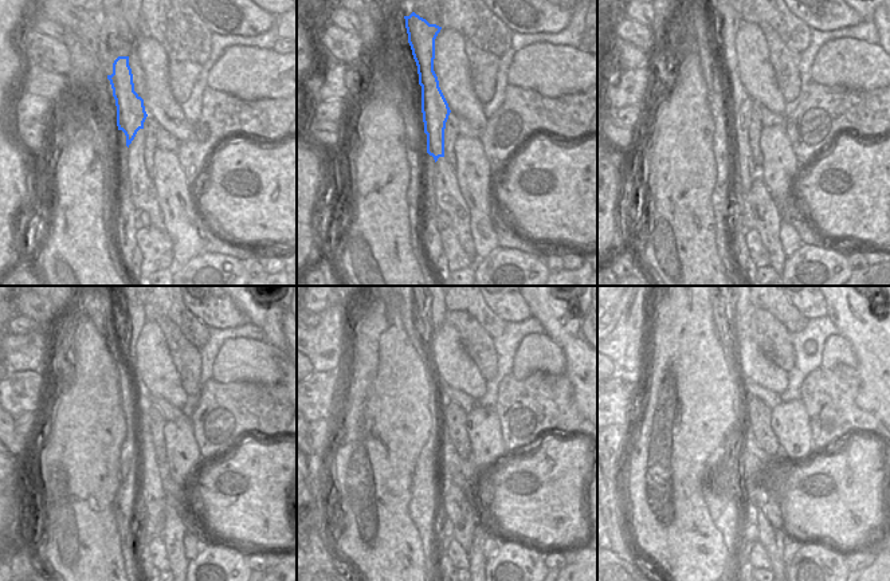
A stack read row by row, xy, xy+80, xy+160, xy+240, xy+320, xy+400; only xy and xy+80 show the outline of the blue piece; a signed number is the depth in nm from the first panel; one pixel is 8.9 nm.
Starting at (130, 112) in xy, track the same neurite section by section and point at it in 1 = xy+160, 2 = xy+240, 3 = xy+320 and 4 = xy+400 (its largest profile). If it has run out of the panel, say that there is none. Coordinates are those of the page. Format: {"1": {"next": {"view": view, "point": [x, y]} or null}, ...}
{"1": {"next": {"view": "xy+160", "point": [726, 20]}}, "2": {"next": {"view": "xy+240", "point": [152, 495]}}, "3": {"next": {"view": "xy+320", "point": [454, 507]}}, "4": {"next": {"view": "xy+400", "point": [773, 540]}}}

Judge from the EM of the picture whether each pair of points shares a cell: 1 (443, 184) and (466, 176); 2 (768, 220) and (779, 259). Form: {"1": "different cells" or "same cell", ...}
{"1": "different cells", "2": "same cell"}

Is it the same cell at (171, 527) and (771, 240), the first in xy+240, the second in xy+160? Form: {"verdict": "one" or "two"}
{"verdict": "one"}

